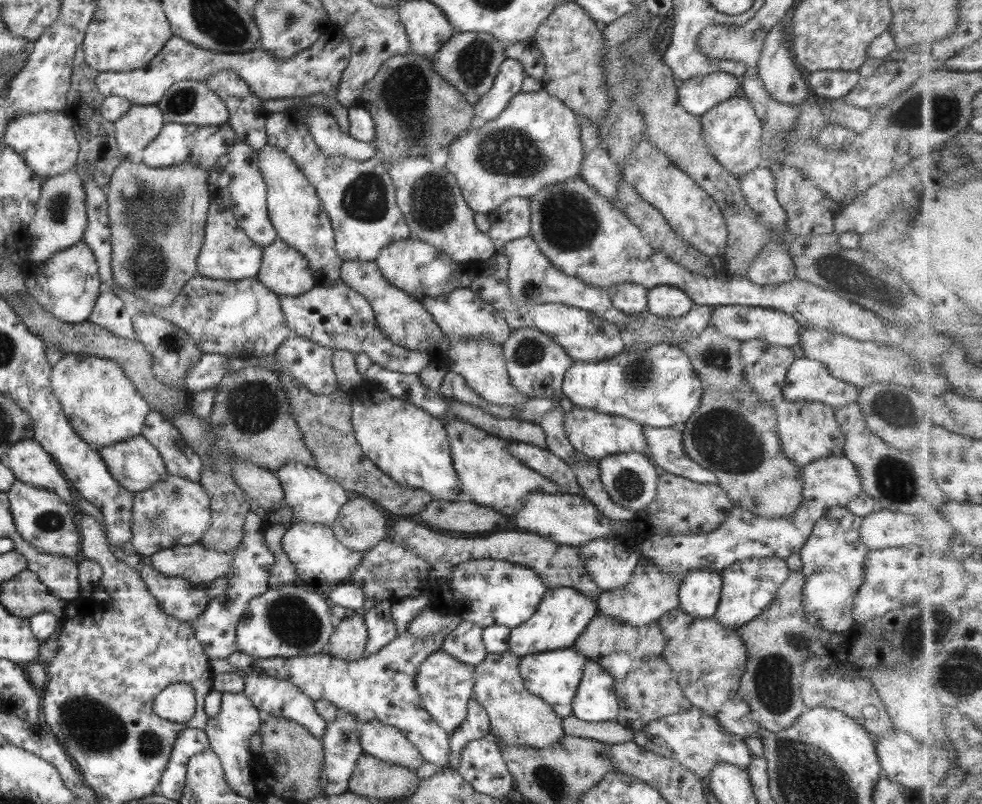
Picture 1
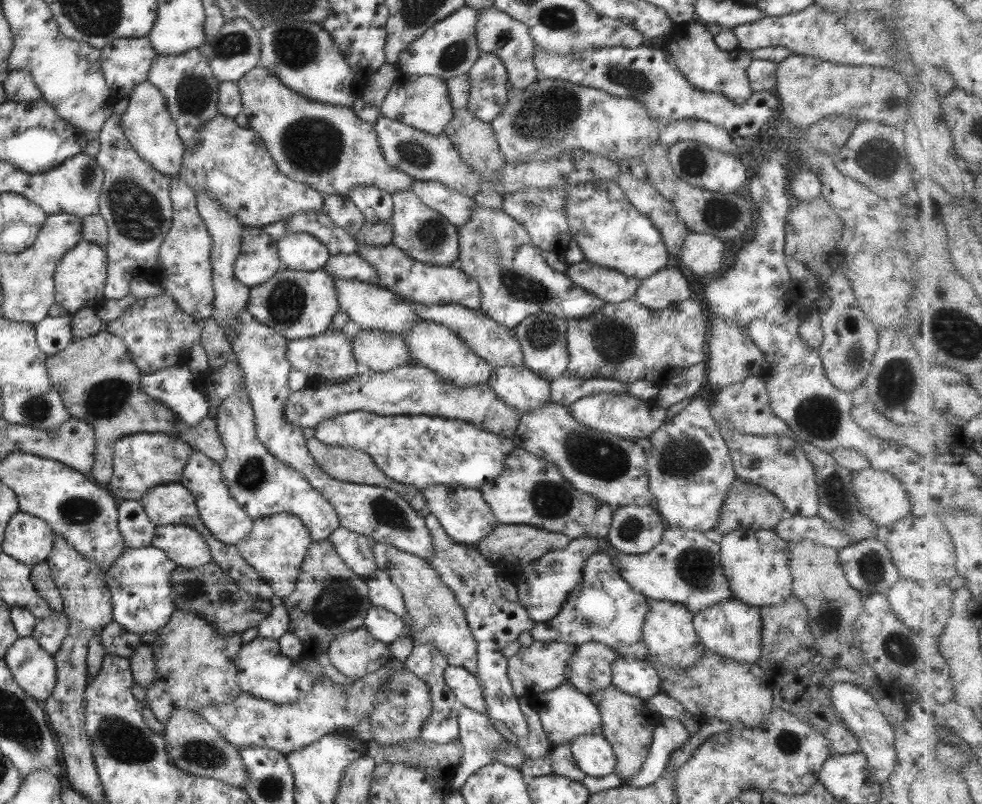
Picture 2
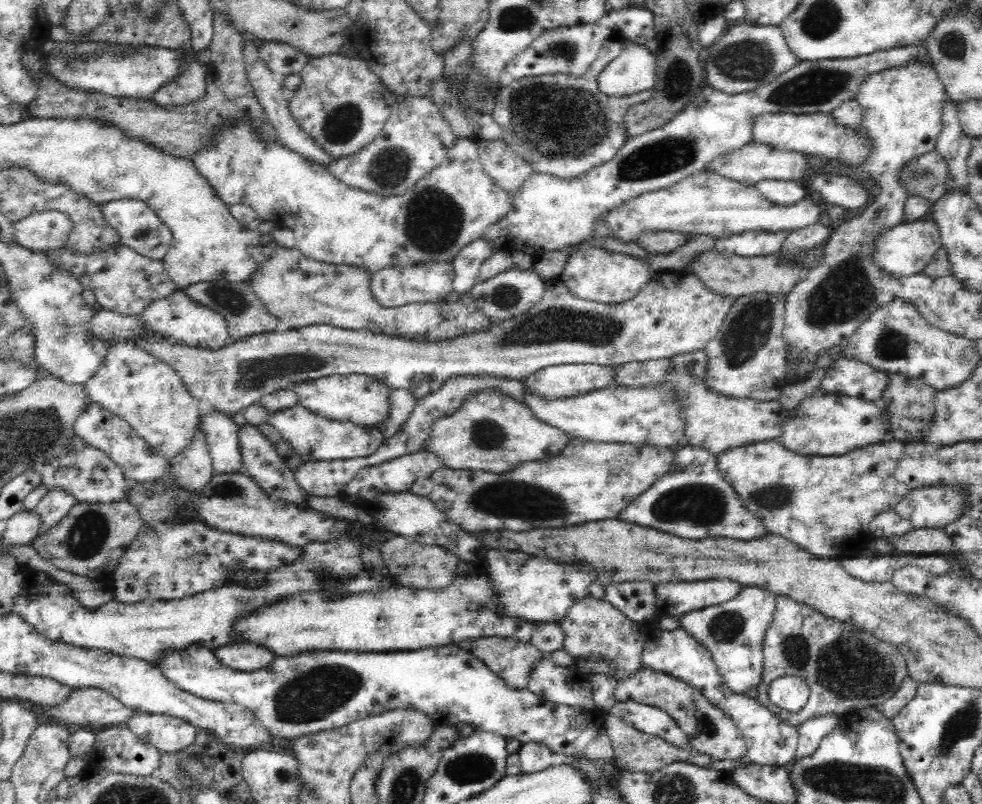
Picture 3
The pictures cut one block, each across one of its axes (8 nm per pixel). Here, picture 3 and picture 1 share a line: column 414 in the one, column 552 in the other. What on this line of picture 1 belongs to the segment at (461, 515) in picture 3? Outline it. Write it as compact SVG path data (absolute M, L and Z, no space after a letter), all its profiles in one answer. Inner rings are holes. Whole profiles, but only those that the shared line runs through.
M456 417L449 425L444 426L444 430L450 444L452 467L460 482L462 498L508 517L514 516L522 500L530 493L561 494L565 492L565 489L559 488L549 479L521 464L520 460L513 458L506 451L505 440L499 440Z

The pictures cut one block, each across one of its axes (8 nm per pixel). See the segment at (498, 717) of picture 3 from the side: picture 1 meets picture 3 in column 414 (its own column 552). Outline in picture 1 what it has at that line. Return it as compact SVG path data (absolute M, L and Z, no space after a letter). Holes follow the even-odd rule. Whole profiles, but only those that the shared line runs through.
M573 648L529 653L518 659L518 673L525 690L538 696L557 716L564 719L572 715L571 701L581 680L585 661L586 658Z

